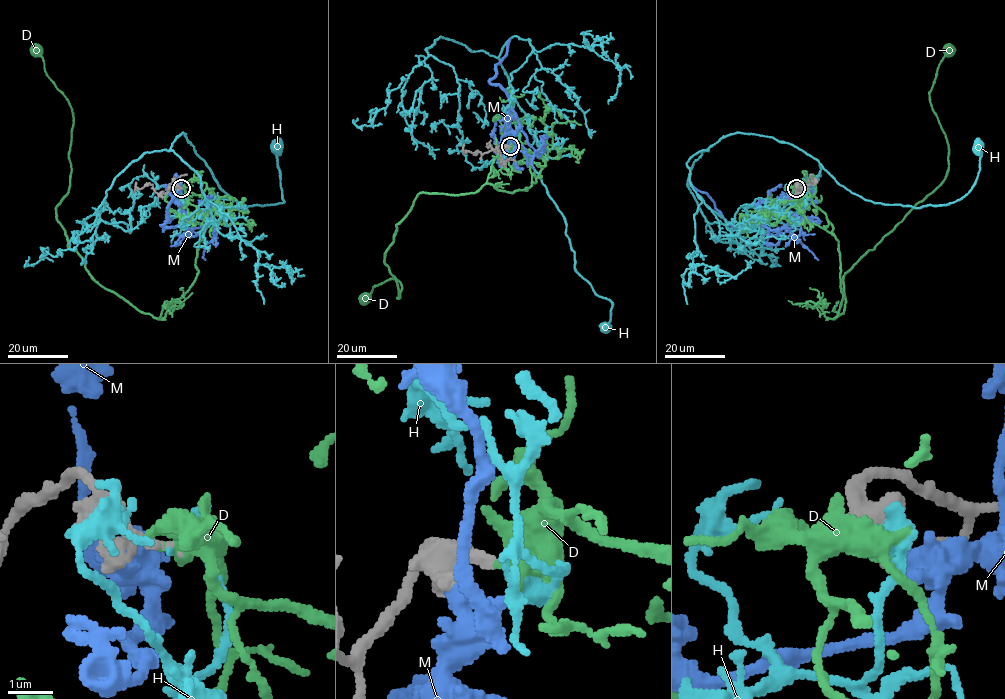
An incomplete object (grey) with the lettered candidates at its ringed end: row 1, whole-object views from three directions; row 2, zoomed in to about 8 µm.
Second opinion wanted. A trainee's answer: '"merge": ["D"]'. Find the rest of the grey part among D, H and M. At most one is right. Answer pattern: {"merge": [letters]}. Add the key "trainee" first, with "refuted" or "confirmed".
{"trainee": "confirmed", "merge": ["D"]}

